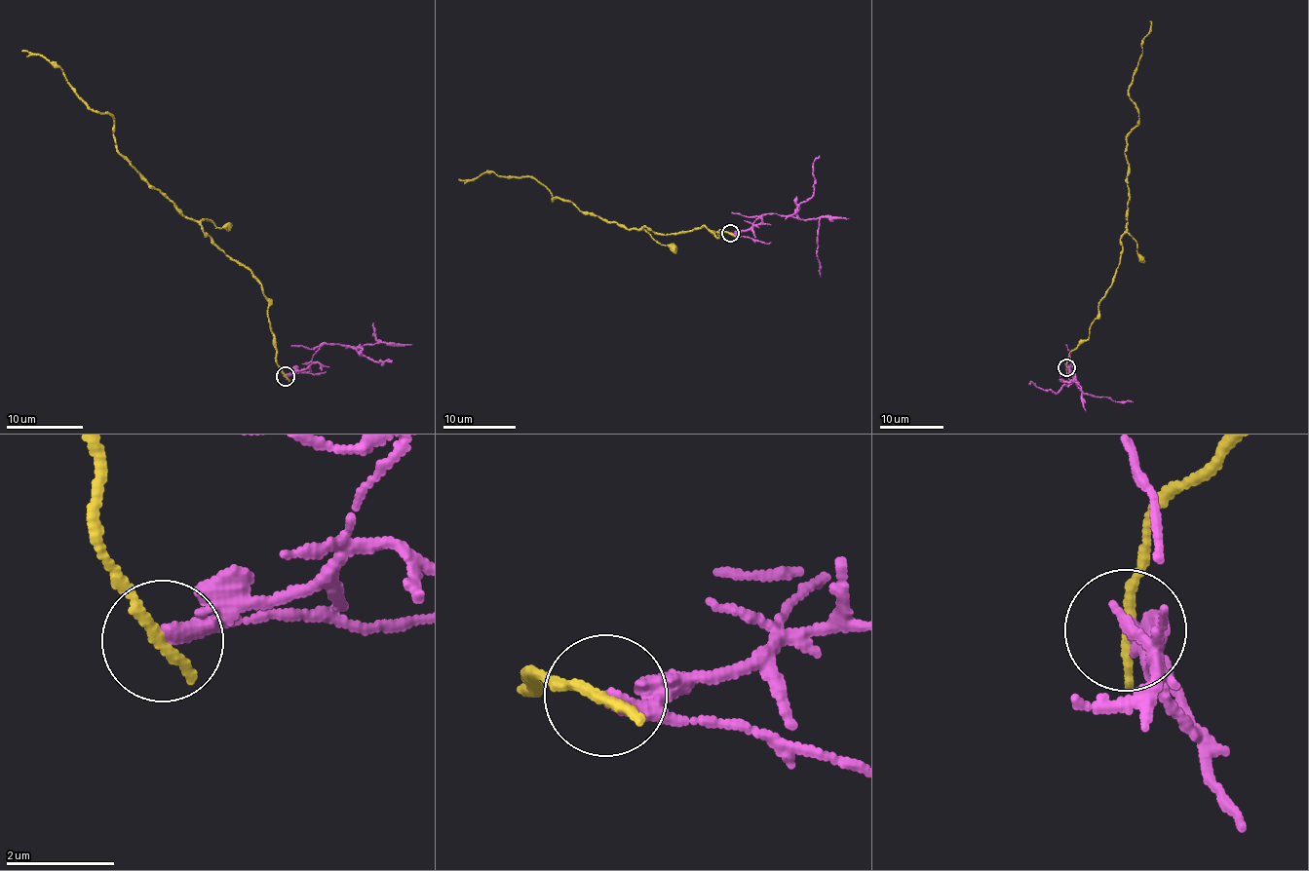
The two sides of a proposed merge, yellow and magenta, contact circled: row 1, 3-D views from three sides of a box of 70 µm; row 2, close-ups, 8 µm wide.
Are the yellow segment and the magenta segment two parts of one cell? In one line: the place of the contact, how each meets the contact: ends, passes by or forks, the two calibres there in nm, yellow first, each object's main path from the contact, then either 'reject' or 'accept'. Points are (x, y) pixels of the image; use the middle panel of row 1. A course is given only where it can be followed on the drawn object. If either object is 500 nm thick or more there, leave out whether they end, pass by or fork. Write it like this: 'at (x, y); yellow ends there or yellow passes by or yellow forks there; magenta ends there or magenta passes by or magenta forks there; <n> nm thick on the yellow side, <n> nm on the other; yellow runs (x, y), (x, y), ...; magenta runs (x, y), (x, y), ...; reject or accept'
at (730, 233); yellow ends there; magenta ends there; 240 nm thick on the yellow side, 320 nm on the other; yellow runs (730, 233), (716, 238), (705, 226), (657, 234), (646, 226), (631, 229), (554, 200), (525, 175), (458, 179); magenta runs (732, 233), (746, 231), (764, 215), (777, 212), (815, 218), (819, 224), (816, 249), (821, 276); reject

